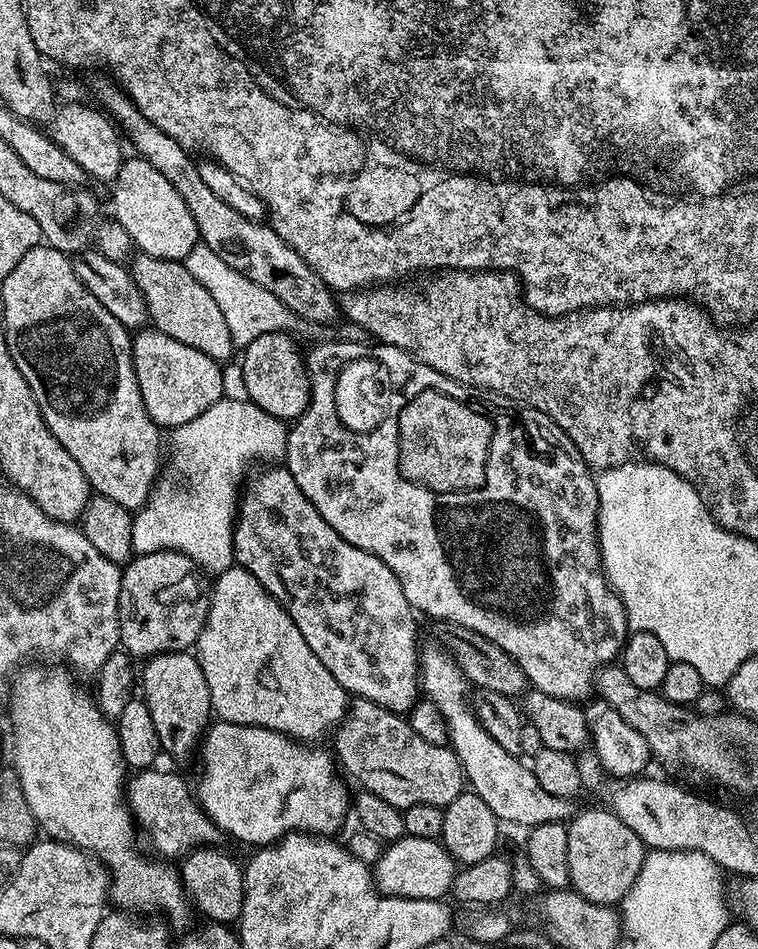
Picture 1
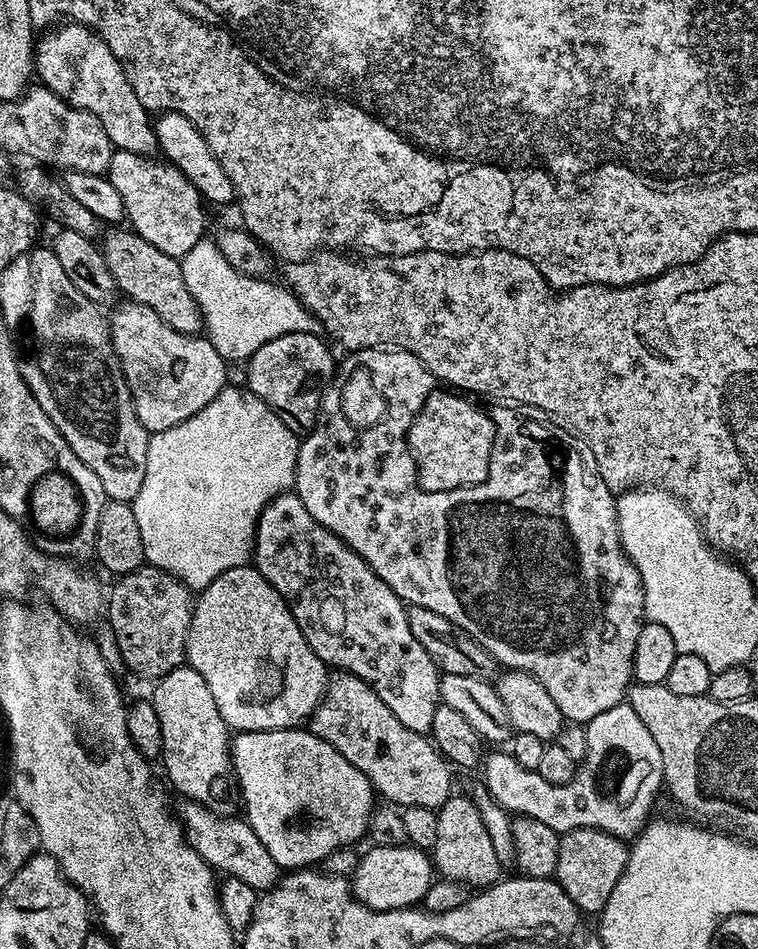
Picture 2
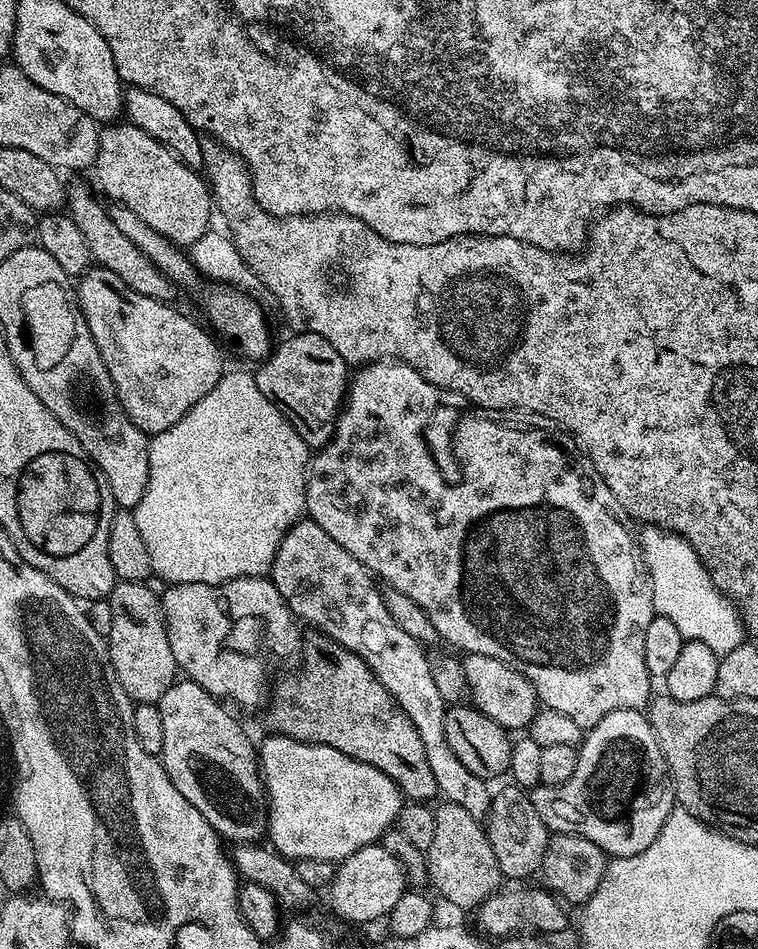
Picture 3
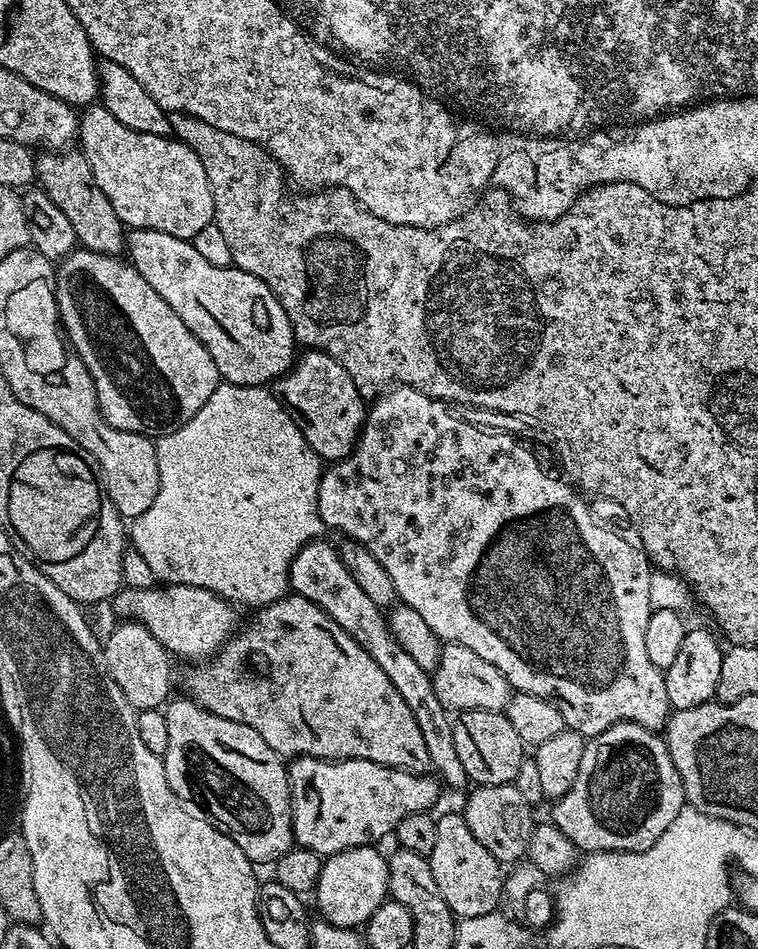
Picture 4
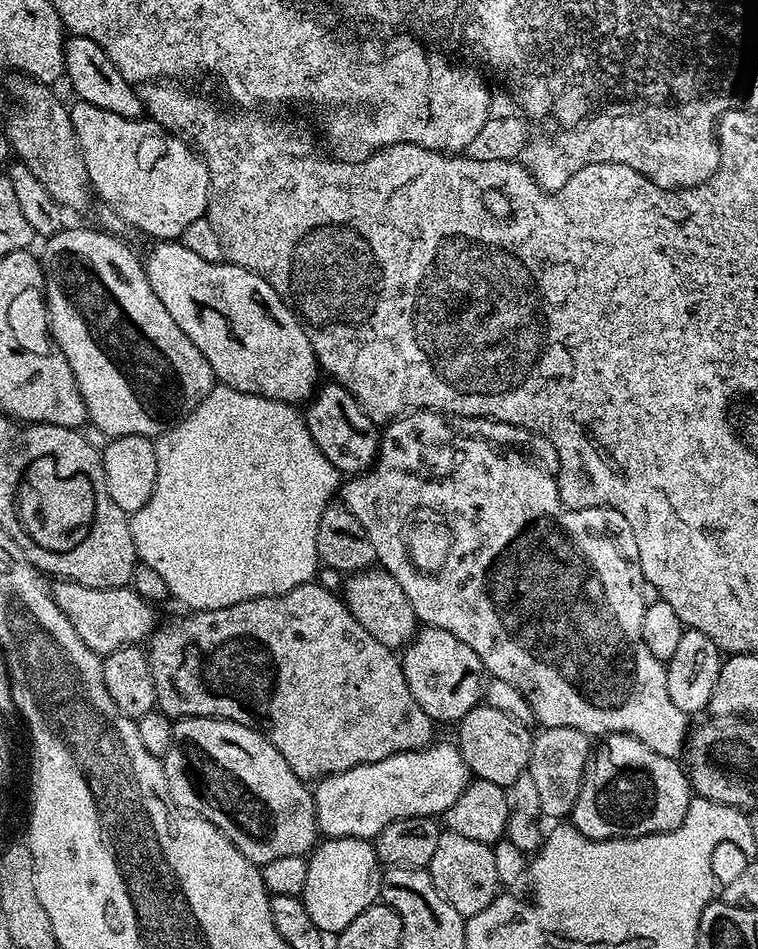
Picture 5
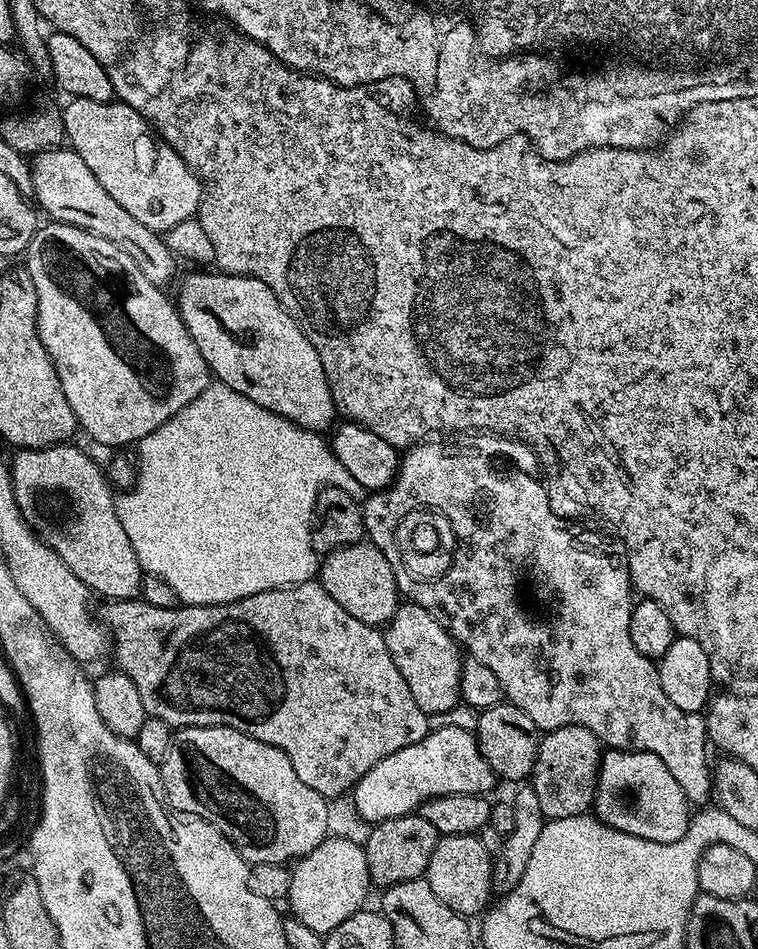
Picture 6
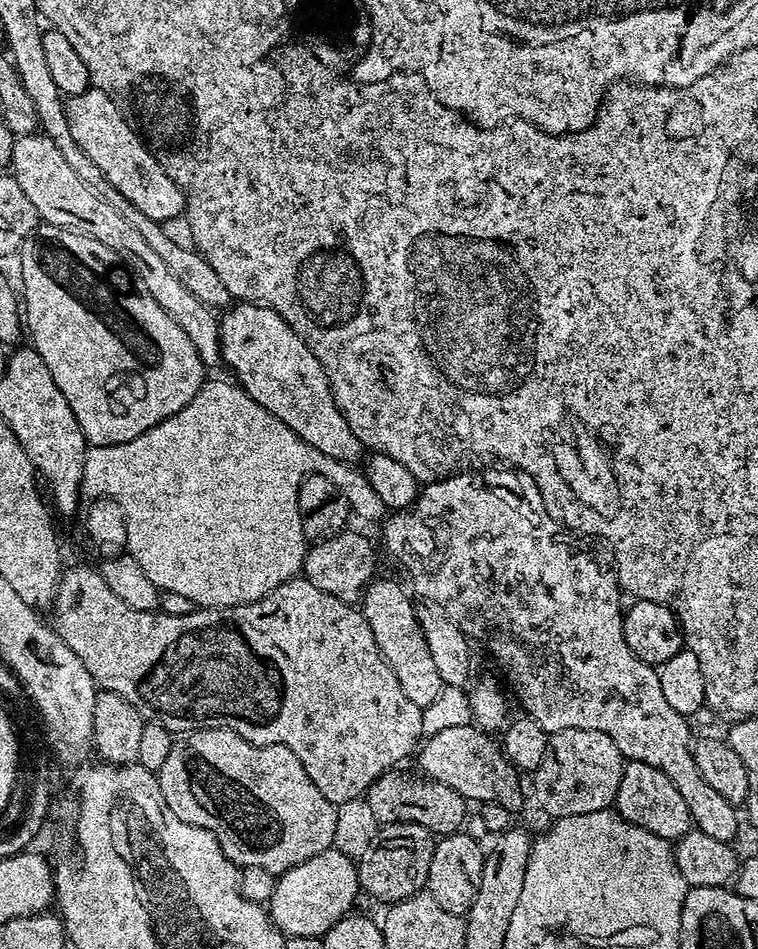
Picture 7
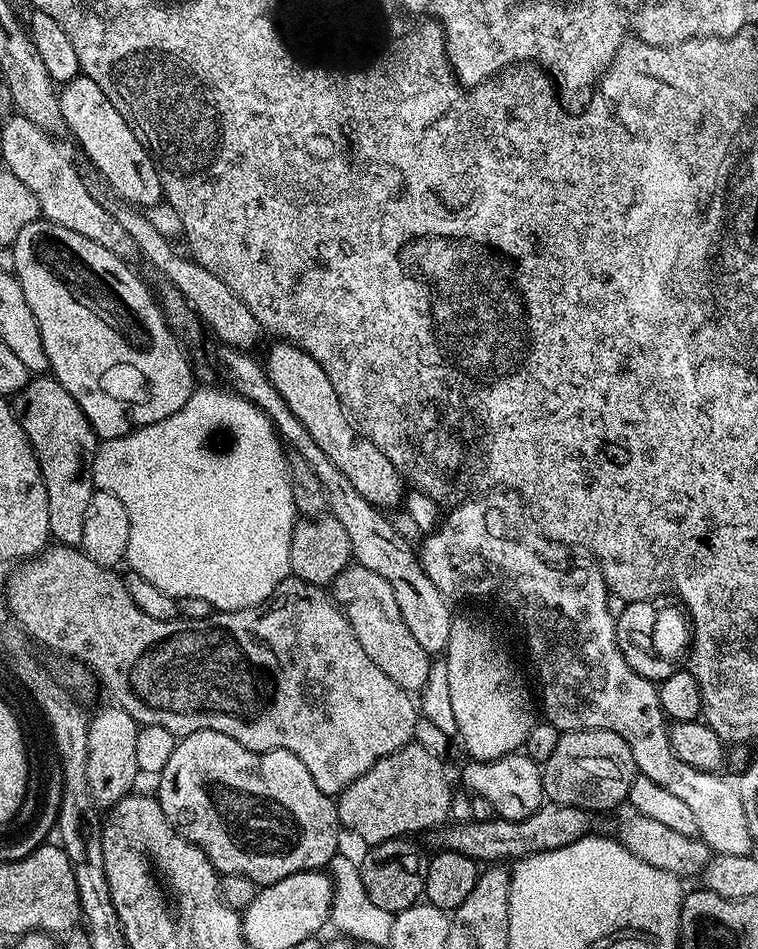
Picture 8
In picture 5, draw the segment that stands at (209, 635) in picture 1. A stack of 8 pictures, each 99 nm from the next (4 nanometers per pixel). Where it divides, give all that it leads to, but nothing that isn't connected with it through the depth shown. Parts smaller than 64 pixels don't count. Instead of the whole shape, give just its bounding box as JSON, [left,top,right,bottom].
[50,579,158,658]

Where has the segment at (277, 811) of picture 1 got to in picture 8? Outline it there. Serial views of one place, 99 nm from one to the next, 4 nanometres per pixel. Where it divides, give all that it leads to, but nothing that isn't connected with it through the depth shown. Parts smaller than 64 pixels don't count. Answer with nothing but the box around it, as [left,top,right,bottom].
[463,751,545,820]

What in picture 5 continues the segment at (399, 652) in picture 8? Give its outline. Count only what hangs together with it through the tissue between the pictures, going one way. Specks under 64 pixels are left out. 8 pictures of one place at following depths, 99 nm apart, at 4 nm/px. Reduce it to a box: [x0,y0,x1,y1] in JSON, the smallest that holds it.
[402,627,486,722]

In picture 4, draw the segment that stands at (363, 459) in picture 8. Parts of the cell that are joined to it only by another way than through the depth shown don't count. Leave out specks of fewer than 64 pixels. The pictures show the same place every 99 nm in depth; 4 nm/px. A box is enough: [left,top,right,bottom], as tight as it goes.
[126,228,298,388]

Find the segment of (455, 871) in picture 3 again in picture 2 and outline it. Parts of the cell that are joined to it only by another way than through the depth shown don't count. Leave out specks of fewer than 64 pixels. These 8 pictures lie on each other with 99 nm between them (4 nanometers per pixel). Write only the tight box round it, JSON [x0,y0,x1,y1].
[430,794,502,890]

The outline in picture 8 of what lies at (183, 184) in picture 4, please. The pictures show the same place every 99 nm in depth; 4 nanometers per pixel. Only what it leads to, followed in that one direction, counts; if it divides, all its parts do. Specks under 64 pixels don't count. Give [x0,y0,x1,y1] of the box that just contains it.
[59,75,164,210]

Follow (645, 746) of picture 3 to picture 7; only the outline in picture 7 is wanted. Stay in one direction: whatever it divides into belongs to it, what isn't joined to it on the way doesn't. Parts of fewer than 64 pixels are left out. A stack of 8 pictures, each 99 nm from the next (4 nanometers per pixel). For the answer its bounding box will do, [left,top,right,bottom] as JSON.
[614,760,694,842]

